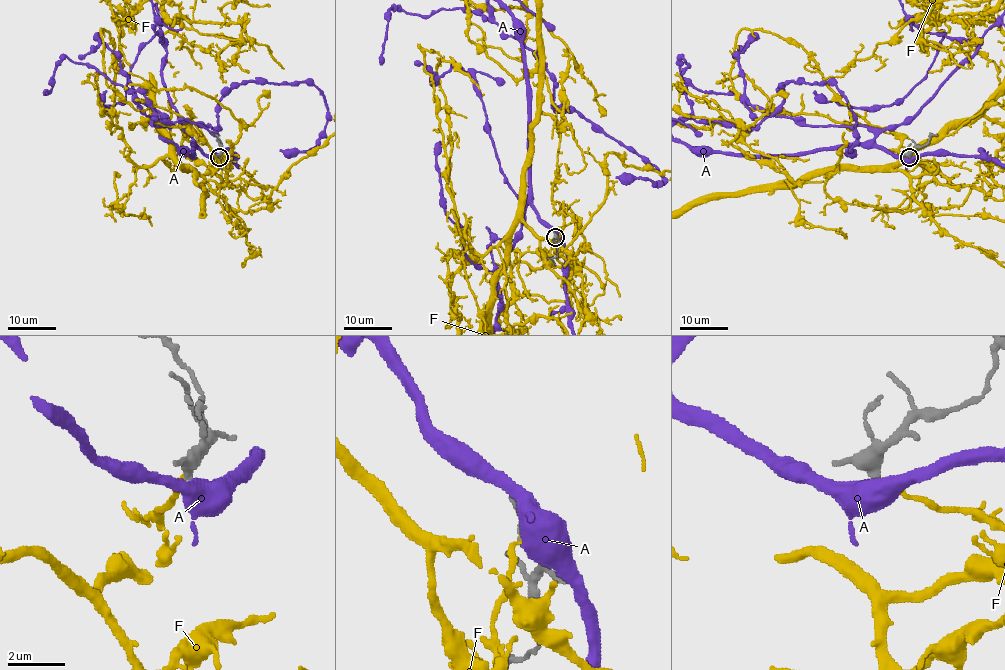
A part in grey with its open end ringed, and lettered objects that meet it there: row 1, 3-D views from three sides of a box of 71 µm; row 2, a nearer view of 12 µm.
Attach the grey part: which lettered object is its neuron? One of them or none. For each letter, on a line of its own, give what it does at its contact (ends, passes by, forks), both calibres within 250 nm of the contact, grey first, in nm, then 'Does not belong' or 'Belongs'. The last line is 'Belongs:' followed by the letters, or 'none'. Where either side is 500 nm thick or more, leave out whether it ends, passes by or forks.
A: Thickness 400 nm (grey) against 700 nm. Does not belong
F: It ends there. Thickness 400 nm (grey) against 170 nm. Belongs
Belongs: F

